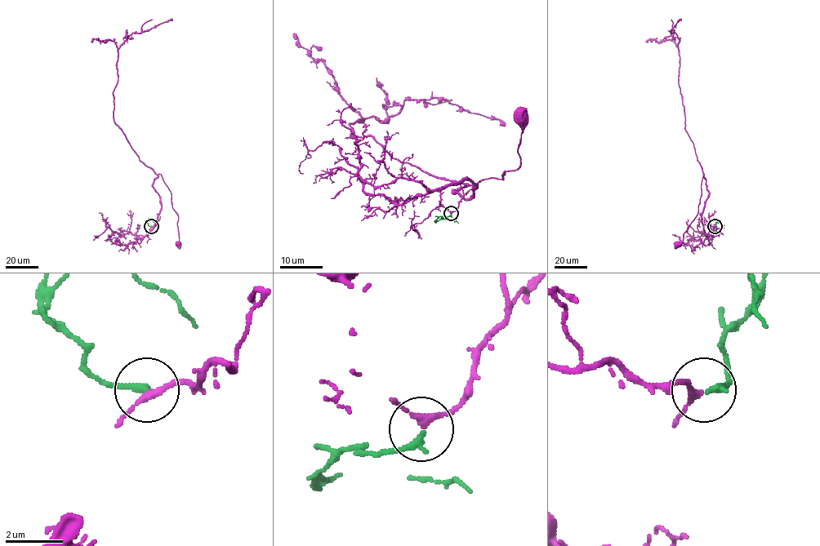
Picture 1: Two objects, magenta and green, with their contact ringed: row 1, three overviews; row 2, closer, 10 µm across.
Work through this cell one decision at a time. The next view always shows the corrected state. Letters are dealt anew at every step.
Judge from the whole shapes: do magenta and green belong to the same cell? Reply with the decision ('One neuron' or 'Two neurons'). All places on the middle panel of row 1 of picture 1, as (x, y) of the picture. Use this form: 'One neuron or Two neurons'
One neuron

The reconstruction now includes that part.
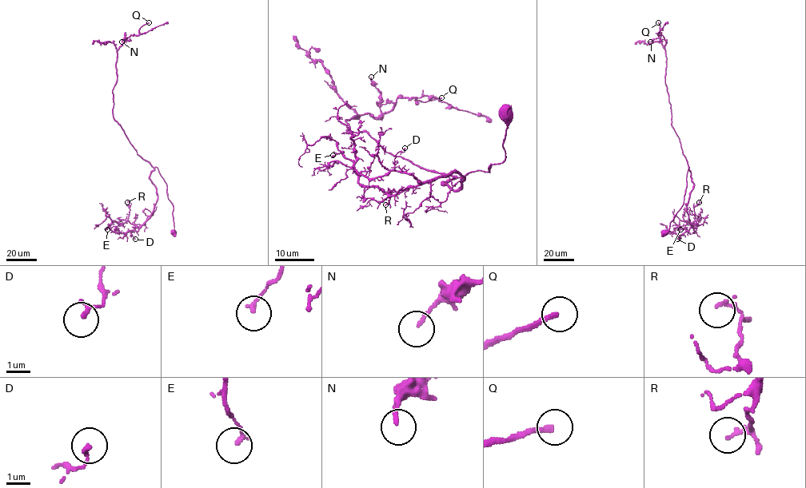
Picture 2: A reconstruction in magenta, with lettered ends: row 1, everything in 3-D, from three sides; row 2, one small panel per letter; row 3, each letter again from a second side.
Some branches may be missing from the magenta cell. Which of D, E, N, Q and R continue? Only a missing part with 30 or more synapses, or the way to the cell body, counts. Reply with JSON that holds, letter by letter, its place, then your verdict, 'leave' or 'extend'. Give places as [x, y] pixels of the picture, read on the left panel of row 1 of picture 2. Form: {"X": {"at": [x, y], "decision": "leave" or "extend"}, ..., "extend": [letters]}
{"D": {"at": [135, 239], "decision": "leave"}, "E": {"at": [107, 229], "decision": "leave"}, "N": {"at": [121, 41], "decision": "leave"}, "Q": {"at": [149, 22], "decision": "extend"}, "R": {"at": [127, 202], "decision": "leave"}, "extend": ["Q"]}

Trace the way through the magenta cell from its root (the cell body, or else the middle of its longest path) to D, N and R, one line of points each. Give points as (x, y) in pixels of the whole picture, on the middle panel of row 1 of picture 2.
D: (504, 113), (504, 159), (444, 183), (456, 189), (457, 172), (424, 181), (397, 172), (404, 148)
N: (504, 113), (500, 163), (460, 177), (427, 171), (367, 132), (348, 131), (353, 117), (380, 114), (371, 77)
R: (504, 113), (500, 163), (444, 183), (456, 189), (464, 179), (452, 172), (393, 196), (389, 190), (385, 204)

